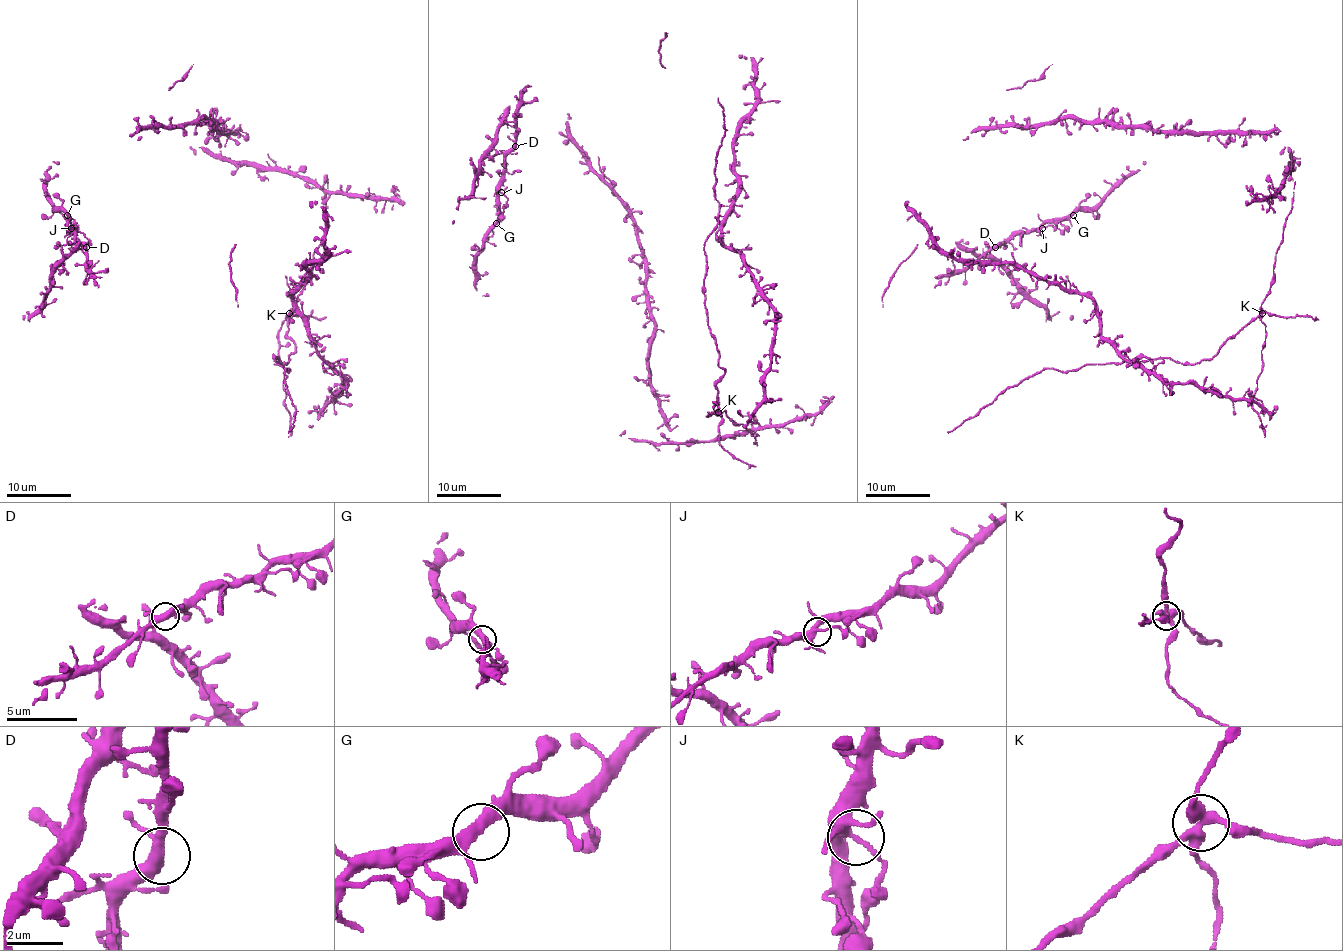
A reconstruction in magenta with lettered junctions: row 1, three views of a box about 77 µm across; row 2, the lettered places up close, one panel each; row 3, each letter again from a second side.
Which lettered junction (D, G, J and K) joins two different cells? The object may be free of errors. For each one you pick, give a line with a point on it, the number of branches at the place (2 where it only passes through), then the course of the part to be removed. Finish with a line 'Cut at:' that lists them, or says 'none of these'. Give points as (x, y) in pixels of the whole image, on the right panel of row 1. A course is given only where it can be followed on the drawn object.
K: at (1262, 313); 4 branches meet
Cut at: K

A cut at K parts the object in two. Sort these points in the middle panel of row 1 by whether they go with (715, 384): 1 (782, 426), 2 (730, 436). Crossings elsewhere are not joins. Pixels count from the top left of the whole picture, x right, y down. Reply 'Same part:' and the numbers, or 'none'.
Same part: none

